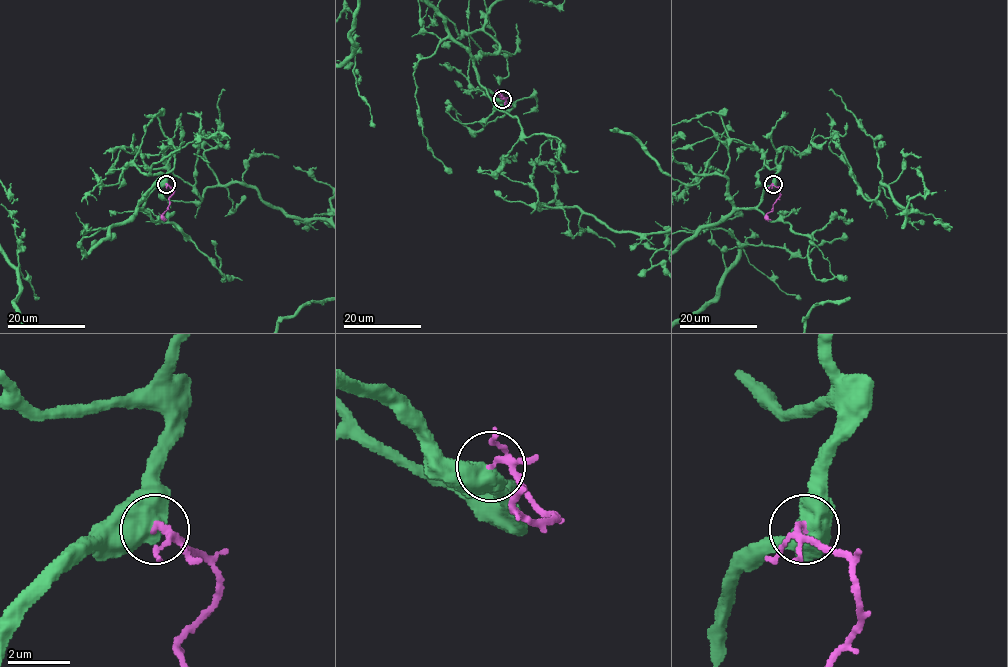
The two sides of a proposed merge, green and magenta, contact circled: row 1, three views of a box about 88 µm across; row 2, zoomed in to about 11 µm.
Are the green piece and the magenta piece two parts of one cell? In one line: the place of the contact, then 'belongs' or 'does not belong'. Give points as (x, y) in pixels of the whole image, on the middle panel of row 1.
(502, 99) | does not belong

